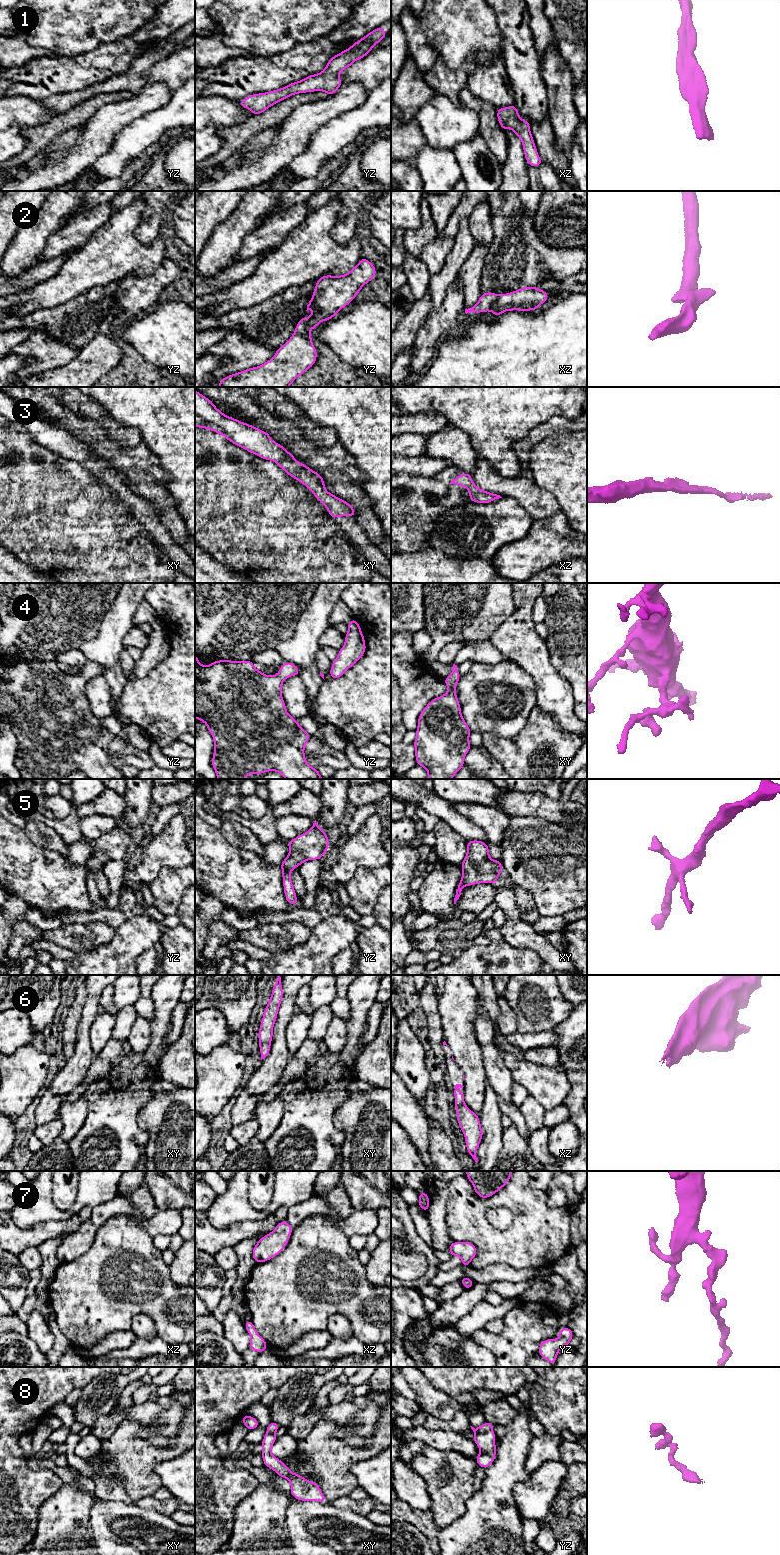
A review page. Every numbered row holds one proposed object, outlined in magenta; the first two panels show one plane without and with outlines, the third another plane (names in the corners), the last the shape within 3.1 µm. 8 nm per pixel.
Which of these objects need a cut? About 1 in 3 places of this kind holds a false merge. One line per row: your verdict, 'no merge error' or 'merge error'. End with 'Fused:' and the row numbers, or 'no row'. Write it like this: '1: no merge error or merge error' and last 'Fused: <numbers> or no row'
1: no merge error
2: merge error
3: no merge error
4: no merge error
5: no merge error
6: no merge error
7: no merge error
8: merge error
Fused: 2, 8

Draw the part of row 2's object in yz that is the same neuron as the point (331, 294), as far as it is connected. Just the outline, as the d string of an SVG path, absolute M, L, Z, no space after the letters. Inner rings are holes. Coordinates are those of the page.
M361 258L347 274L325 275L316 280L313 296L306 310L314 311L308 322L308 330L316 328L324 320L335 317L337 312L351 303L362 287L375 276L375 266L369 260Z

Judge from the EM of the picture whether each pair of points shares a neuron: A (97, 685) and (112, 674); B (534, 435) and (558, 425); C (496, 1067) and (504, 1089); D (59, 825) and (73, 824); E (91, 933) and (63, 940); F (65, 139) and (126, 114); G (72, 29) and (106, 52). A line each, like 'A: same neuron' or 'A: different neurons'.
A: different neurons
B: same neuron
C: same neuron
D: same neuron
E: same neuron
F: different neurons
G: different neurons

